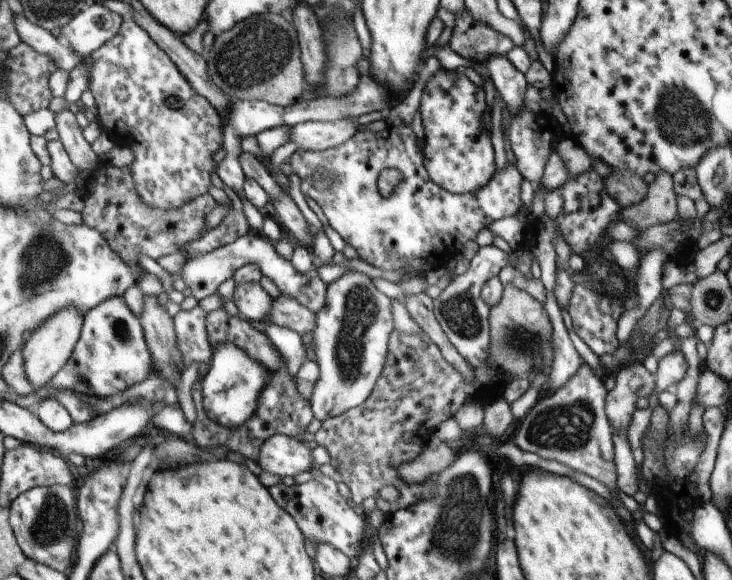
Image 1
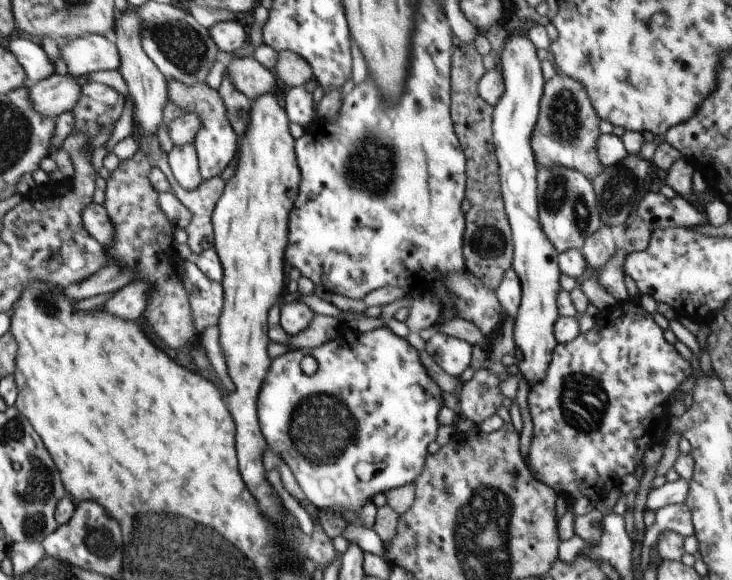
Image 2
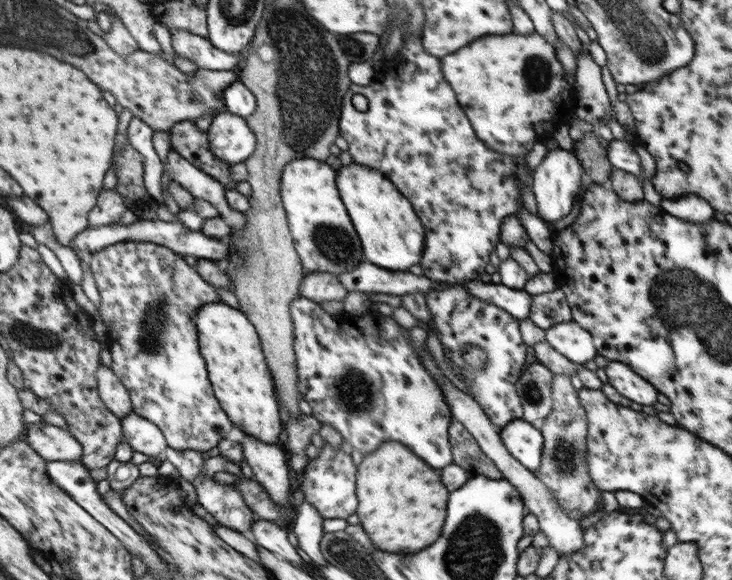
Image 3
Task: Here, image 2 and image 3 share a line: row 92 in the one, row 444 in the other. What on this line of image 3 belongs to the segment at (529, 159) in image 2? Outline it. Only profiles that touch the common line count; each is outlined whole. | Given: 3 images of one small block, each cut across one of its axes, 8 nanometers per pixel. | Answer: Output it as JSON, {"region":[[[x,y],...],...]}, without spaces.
{"region":[[[523,418],[514,419],[500,428],[499,435],[506,450],[528,470],[535,471],[540,466],[543,453],[541,429]]]}

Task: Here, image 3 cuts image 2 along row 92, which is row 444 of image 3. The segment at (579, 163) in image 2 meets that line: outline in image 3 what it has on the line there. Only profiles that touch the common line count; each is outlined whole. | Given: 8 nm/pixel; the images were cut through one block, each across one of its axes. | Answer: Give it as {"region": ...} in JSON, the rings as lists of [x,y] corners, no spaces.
{"region":[[[554,374],[551,393],[553,407],[543,422],[543,453],[540,466],[533,471],[538,479],[552,491],[561,508],[568,514],[579,510],[579,518],[585,518],[600,510],[602,491],[590,478],[587,465],[588,419],[579,399],[579,394],[570,382],[570,376]]]}

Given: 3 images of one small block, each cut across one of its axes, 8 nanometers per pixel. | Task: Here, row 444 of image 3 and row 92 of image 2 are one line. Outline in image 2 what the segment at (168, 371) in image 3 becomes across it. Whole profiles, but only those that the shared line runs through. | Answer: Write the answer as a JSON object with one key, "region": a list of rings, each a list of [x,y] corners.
{"region":[[[169,80],[167,82],[167,96],[174,104],[200,116],[201,129],[193,142],[197,150],[199,171],[202,178],[220,177],[222,172],[226,170],[226,166],[232,162],[232,158],[236,156],[239,139],[228,118],[226,118],[226,108],[220,99],[218,91],[213,90],[206,83],[186,86],[183,82]]]}

